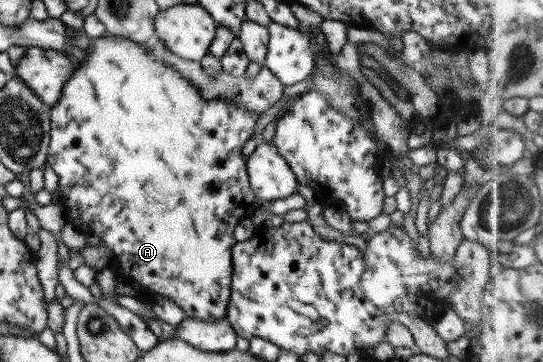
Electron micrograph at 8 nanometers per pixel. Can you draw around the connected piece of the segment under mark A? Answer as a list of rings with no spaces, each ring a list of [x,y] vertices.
[[[105,33],[103,36],[91,40],[91,45],[89,49],[85,51],[84,61],[79,62],[74,70],[71,72],[70,78],[65,81],[62,85],[62,90],[59,99],[51,106],[49,119],[49,141],[47,146],[47,155],[45,158],[46,164],[53,169],[57,178],[59,178],[58,189],[60,190],[60,197],[62,198],[61,203],[63,204],[63,217],[69,225],[73,225],[77,231],[85,233],[86,235],[97,235],[101,240],[101,243],[109,249],[111,252],[111,257],[106,263],[105,267],[112,271],[116,278],[123,278],[125,281],[135,281],[139,283],[140,287],[145,288],[153,295],[157,295],[160,298],[169,299],[173,301],[175,305],[181,308],[181,311],[186,314],[186,317],[192,317],[193,319],[200,319],[201,321],[216,321],[216,319],[222,319],[226,312],[227,302],[230,298],[230,281],[232,276],[232,259],[230,256],[230,249],[236,242],[233,239],[233,227],[237,225],[237,222],[244,217],[250,217],[257,207],[254,203],[254,197],[249,188],[249,182],[247,182],[247,172],[245,169],[244,156],[241,156],[240,149],[241,146],[247,141],[247,139],[254,136],[253,127],[257,123],[257,114],[252,114],[247,110],[244,110],[241,106],[238,106],[233,100],[222,100],[219,98],[209,98],[208,100],[203,99],[202,95],[198,92],[197,88],[191,82],[188,82],[173,66],[166,64],[161,58],[158,58],[155,54],[147,53],[145,47],[141,47],[141,44],[133,43],[129,39],[121,39],[121,37],[115,37],[113,35],[108,35]]]

